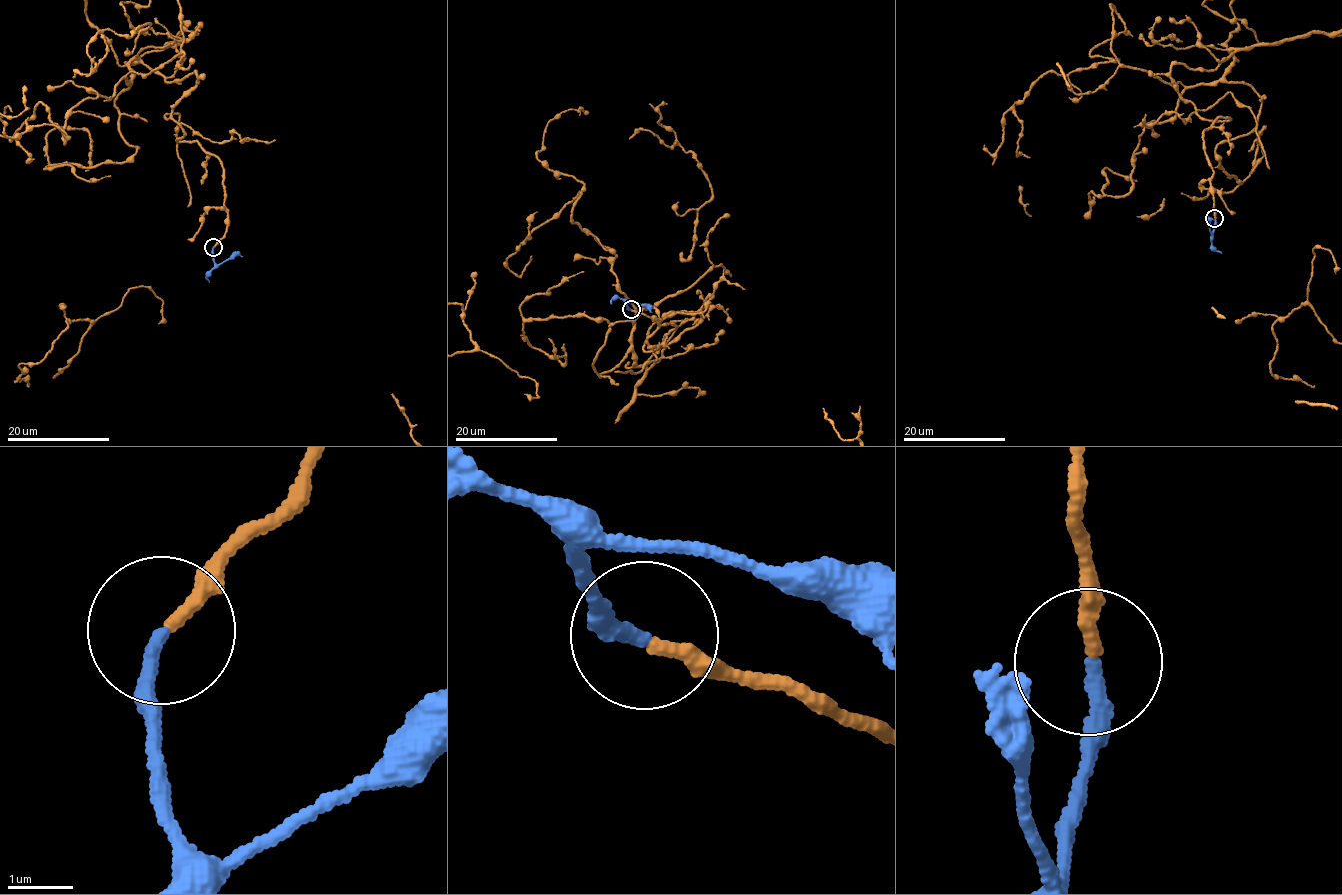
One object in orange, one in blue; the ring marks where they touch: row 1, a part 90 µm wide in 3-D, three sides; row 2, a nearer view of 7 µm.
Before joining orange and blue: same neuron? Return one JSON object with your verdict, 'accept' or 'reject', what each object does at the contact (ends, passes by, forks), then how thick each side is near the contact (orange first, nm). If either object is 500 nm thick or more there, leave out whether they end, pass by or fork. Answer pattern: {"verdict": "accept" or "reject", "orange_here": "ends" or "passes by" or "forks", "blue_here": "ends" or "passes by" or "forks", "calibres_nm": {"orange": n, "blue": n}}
{"verdict": "accept", "orange_here": "ends", "blue_here": "ends", "calibres_nm": {"orange": 220, "blue": 240}}

